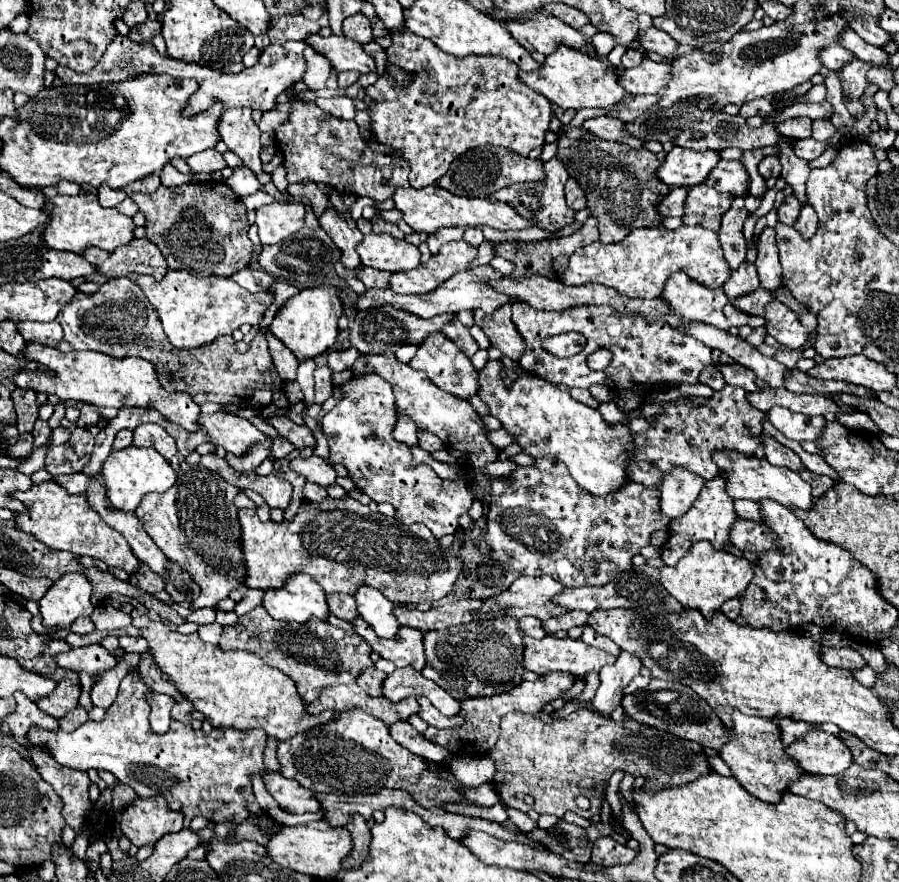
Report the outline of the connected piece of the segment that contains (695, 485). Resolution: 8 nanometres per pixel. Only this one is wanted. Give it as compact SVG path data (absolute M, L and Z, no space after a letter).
M672 469L668 481L662 485L660 513L670 519L682 517L702 487L704 483L700 483L700 477L696 477L696 473L688 473L686 469Z

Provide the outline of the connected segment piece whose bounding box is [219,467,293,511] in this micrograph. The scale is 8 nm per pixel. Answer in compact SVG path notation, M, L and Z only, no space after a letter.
M231 467L228 470L219 471L228 483L240 488L241 490L252 489L264 498L270 508L285 510L292 497L293 488L291 484L275 476L258 475L254 471L237 472Z

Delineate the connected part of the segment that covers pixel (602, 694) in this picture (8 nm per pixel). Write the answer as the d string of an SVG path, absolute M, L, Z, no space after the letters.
M622 651L614 665L604 665L604 669L600 669L600 687L592 701L600 715L610 717L612 709L622 699L622 689L640 673L640 669L642 661L628 651Z

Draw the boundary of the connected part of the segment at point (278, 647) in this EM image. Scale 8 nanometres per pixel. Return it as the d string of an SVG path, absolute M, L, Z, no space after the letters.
M256 607L248 615L240 617L236 627L224 627L220 649L250 651L258 655L266 665L272 665L292 677L306 703L314 703L314 699L318 699L330 685L356 683L360 673L374 665L370 659L372 649L358 633L346 633L330 623L320 625L320 621L310 621L308 625L288 625L272 619L264 607Z

